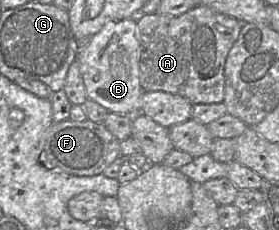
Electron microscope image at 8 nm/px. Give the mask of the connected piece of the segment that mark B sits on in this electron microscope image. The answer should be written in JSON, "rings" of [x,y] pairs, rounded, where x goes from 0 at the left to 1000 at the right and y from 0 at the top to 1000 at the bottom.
{"rings":[[[484,78],[387,91],[348,148],[290,183],[269,265],[280,274],[315,430],[401,491],[502,491],[516,396],[502,370],[498,178]]]}

